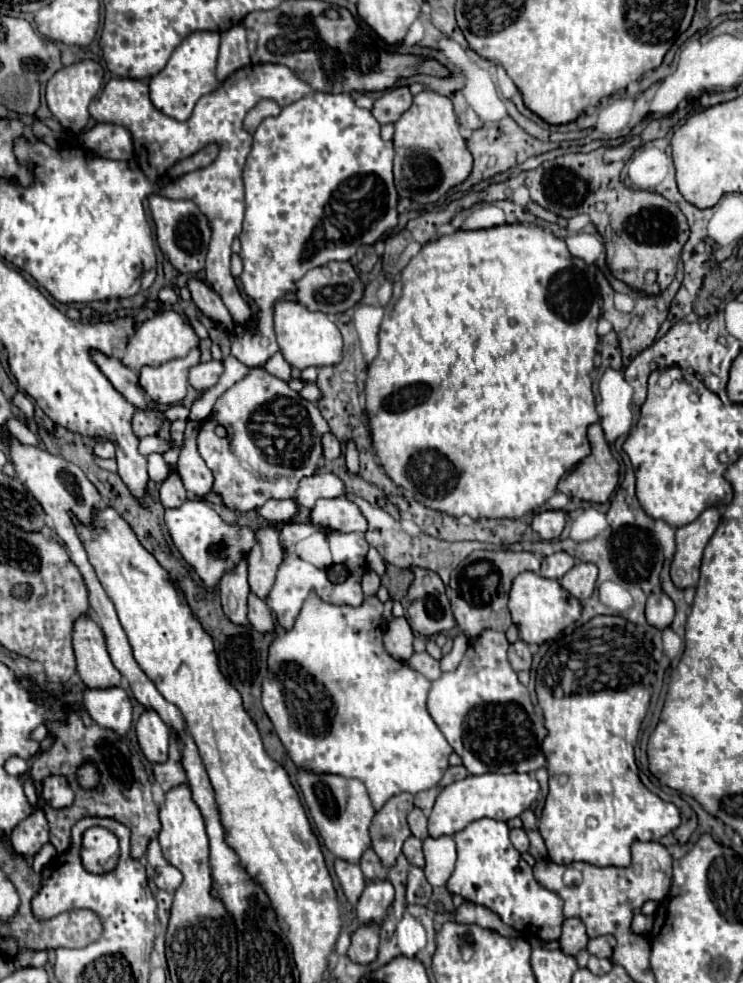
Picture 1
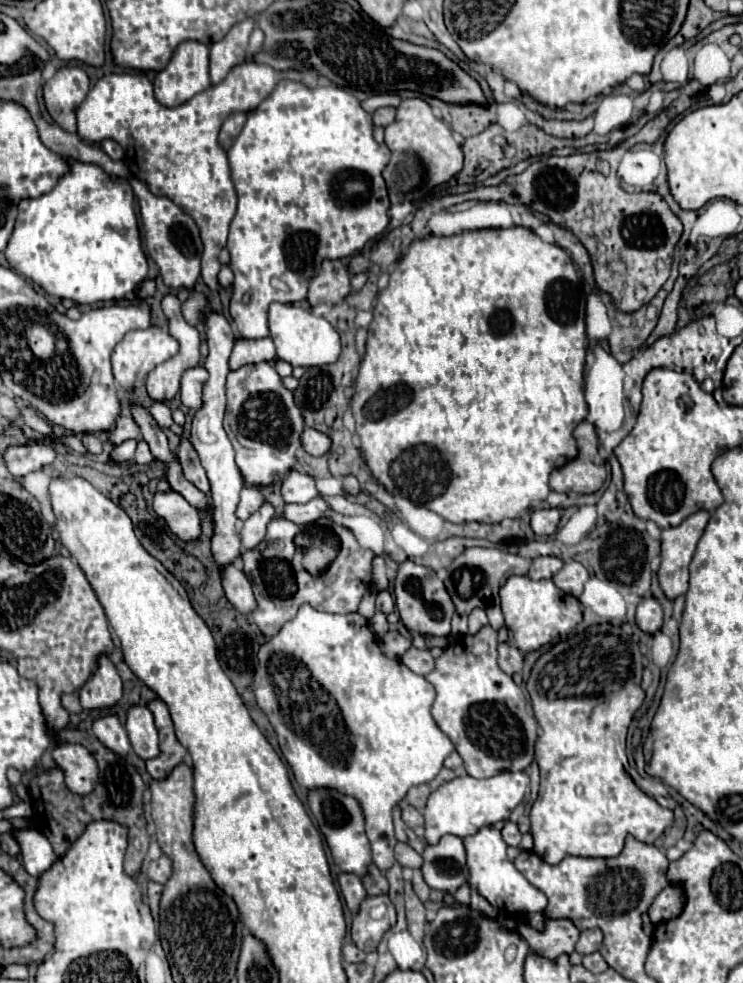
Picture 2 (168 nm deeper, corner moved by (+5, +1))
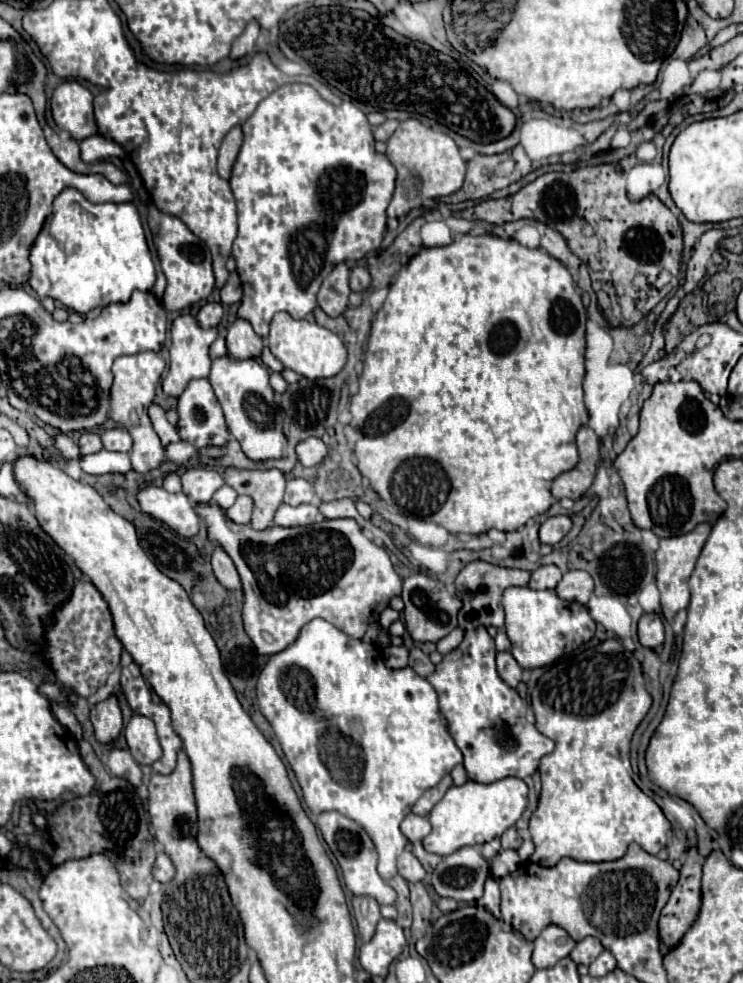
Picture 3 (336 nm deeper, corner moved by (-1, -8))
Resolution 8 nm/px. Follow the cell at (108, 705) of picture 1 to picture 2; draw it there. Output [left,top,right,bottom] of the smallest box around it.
[92,714,130,756]

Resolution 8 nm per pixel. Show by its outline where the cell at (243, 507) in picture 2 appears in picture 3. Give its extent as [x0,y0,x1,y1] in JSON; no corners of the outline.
[226,495,252,525]

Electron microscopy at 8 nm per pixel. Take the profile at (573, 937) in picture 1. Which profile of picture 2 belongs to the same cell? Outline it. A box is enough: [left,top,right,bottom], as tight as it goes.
[518,918,580,960]

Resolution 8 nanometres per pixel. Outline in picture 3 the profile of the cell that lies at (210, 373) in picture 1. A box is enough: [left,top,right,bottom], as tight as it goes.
[176,379,230,447]

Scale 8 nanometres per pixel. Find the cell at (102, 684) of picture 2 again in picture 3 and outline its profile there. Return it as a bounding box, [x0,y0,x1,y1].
[90,697,122,745]

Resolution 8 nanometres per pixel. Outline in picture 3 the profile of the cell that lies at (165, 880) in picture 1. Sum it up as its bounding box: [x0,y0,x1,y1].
[154,853,174,883]

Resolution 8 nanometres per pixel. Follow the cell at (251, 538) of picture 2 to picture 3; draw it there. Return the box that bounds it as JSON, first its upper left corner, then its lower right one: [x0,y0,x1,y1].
[224,469,286,529]

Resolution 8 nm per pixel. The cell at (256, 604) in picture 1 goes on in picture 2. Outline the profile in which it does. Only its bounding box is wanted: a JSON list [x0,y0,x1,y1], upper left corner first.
[222,564,258,614]

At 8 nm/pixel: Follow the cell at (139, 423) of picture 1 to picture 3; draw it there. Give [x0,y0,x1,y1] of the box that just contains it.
[102,427,132,453]

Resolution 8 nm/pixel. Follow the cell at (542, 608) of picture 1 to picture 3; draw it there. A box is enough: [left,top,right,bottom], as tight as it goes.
[502,587,596,669]

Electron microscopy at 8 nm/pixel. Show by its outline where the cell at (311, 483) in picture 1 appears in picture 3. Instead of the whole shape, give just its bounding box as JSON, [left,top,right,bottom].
[284,479,314,505]

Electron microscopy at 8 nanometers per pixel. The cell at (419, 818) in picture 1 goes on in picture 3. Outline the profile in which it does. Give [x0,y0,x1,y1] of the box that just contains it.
[400,813,430,843]

